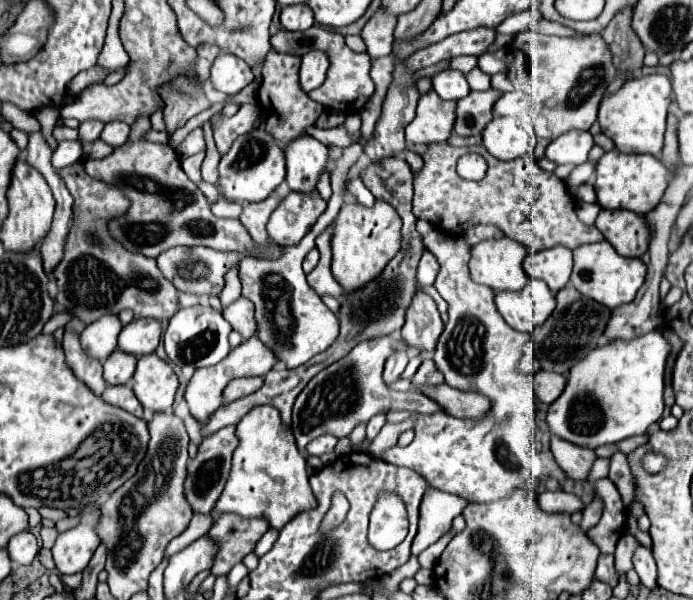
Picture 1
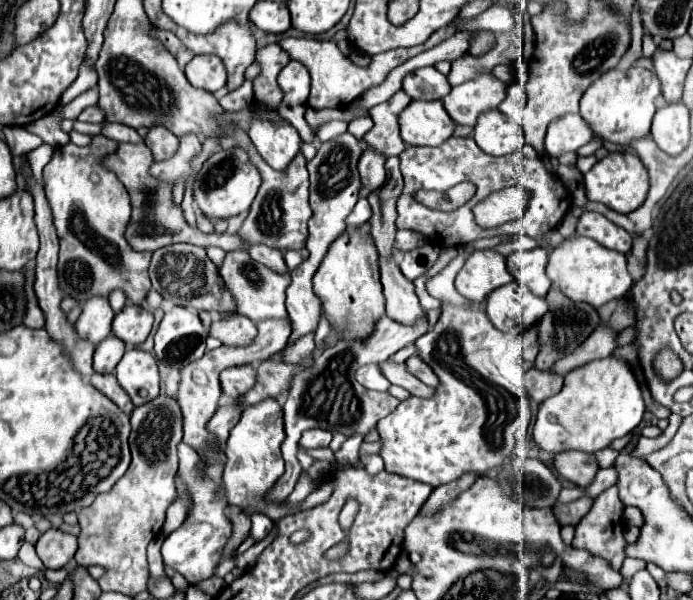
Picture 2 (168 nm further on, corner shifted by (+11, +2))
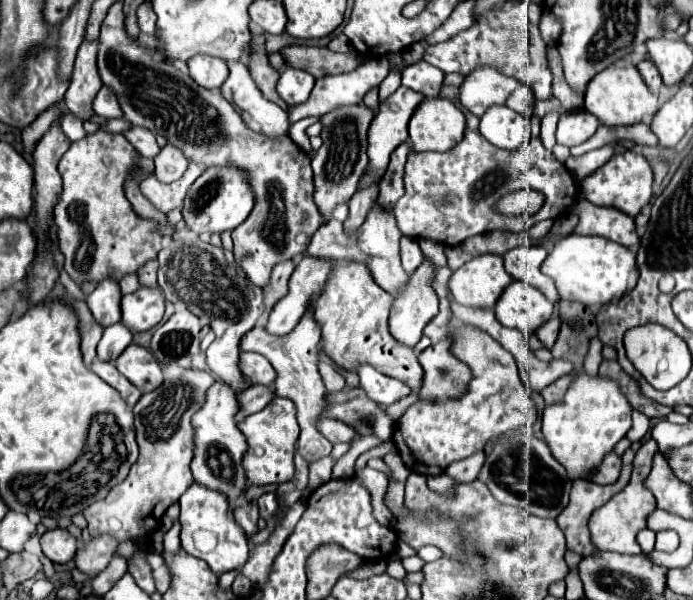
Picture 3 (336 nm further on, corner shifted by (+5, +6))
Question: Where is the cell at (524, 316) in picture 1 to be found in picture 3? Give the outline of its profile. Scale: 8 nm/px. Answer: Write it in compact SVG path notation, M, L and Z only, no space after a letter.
M512 281L496 303L496 319L504 327L534 333L552 317L554 305L532 285Z

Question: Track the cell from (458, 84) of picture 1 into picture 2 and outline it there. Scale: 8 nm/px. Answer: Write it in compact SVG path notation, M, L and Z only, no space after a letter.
M422 67L404 77L402 89L412 99L434 101L434 99L442 99L452 87L436 67Z

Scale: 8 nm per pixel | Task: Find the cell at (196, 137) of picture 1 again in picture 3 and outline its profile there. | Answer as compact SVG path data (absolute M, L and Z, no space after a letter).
M190 163L188 171L174 183L160 183L154 175L144 179L140 183L140 189L142 189L142 195L148 197L148 201L154 203L156 209L162 209L162 213L170 213L172 209L180 207L190 185L200 177L202 169L196 165L196 163Z

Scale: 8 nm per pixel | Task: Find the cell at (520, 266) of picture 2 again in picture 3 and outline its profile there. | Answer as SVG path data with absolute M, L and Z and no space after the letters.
M516 247L504 255L504 267L514 279L520 279L540 289L548 301L556 303L558 291L554 287L554 281L540 271L540 265L546 255L548 251L544 247Z

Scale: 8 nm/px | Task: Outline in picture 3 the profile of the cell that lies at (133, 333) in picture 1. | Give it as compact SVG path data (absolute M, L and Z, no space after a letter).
M140 287L138 291L122 297L122 323L138 333L156 327L164 317L164 297L162 291Z

